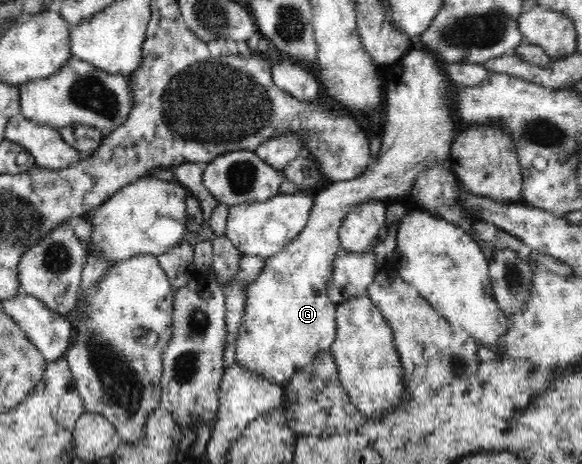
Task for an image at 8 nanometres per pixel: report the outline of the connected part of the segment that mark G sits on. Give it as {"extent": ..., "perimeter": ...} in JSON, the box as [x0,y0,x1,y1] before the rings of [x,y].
{"extent":[236,44,459,386],"perimeter":[[[414,44],[400,58],[389,76],[385,92],[387,115],[384,123],[382,145],[375,160],[368,165],[361,176],[353,180],[332,183],[314,195],[314,205],[304,230],[296,236],[282,252],[267,259],[261,274],[248,286],[246,309],[236,340],[236,358],[247,370],[284,386],[303,367],[311,364],[319,351],[330,348],[337,336],[337,303],[328,295],[328,284],[333,272],[333,264],[340,249],[339,232],[347,215],[357,206],[369,202],[401,201],[409,198],[417,177],[431,167],[446,165],[450,158],[451,142],[459,129],[455,119],[455,104],[449,97],[449,79],[444,70],[444,62],[436,54],[422,45]]]}

